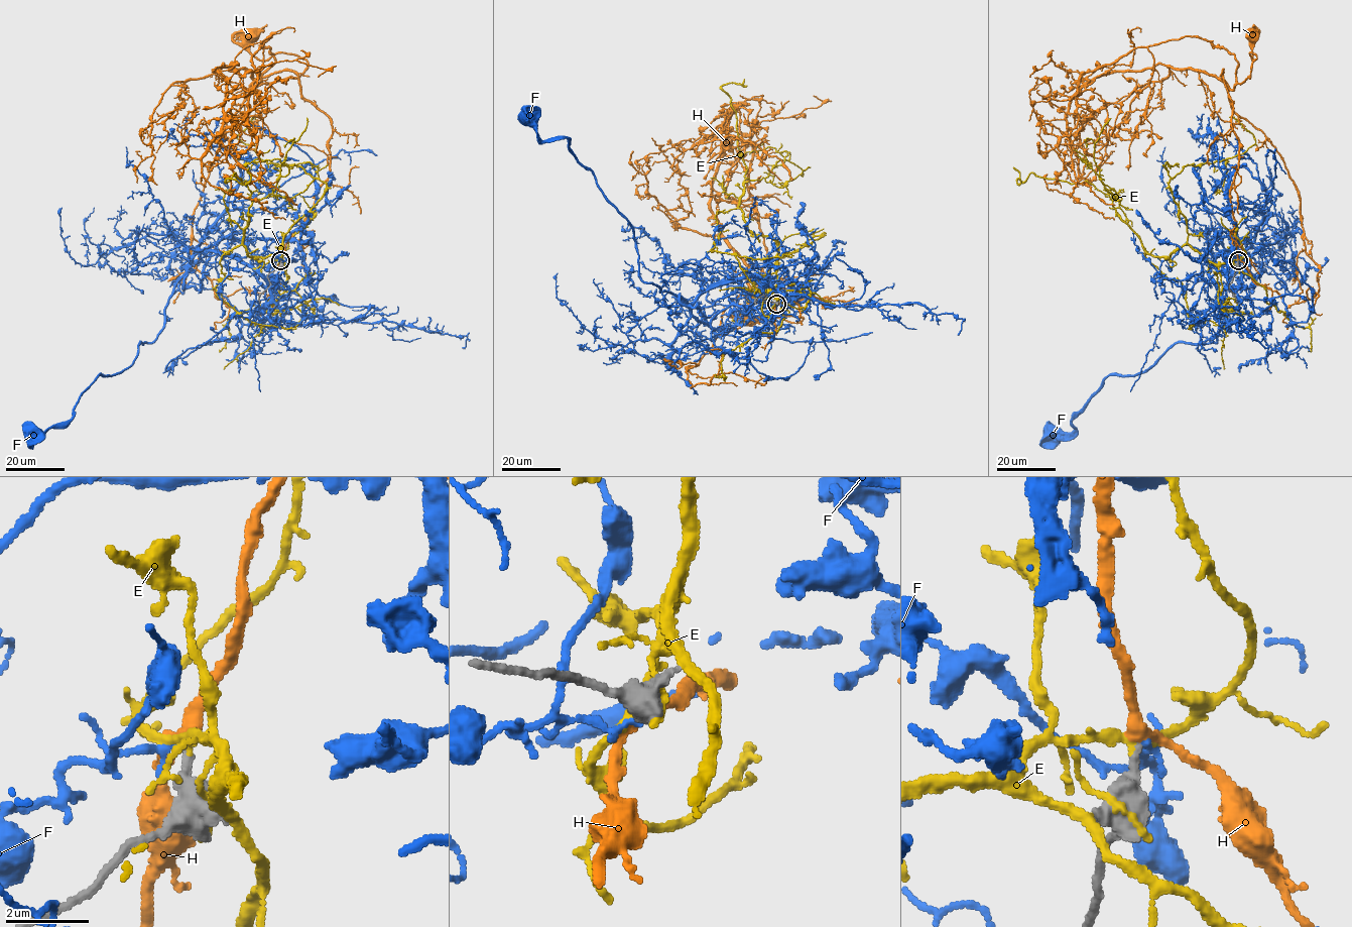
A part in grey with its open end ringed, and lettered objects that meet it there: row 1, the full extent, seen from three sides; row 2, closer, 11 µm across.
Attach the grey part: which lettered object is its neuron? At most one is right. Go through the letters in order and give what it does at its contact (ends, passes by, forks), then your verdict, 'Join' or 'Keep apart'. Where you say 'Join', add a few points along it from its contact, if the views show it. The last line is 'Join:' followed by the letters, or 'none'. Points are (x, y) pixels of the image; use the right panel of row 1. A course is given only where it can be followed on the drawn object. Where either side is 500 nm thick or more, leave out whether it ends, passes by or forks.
E: It passes by. Keep apart
F: It ends there. Keep apart
H: It passes by. Join. Its course: (1238, 260), (1230, 190), (1239, 139), (1222, 77), (1232, 90), (1249, 77), (1251, 34)
Join: H

